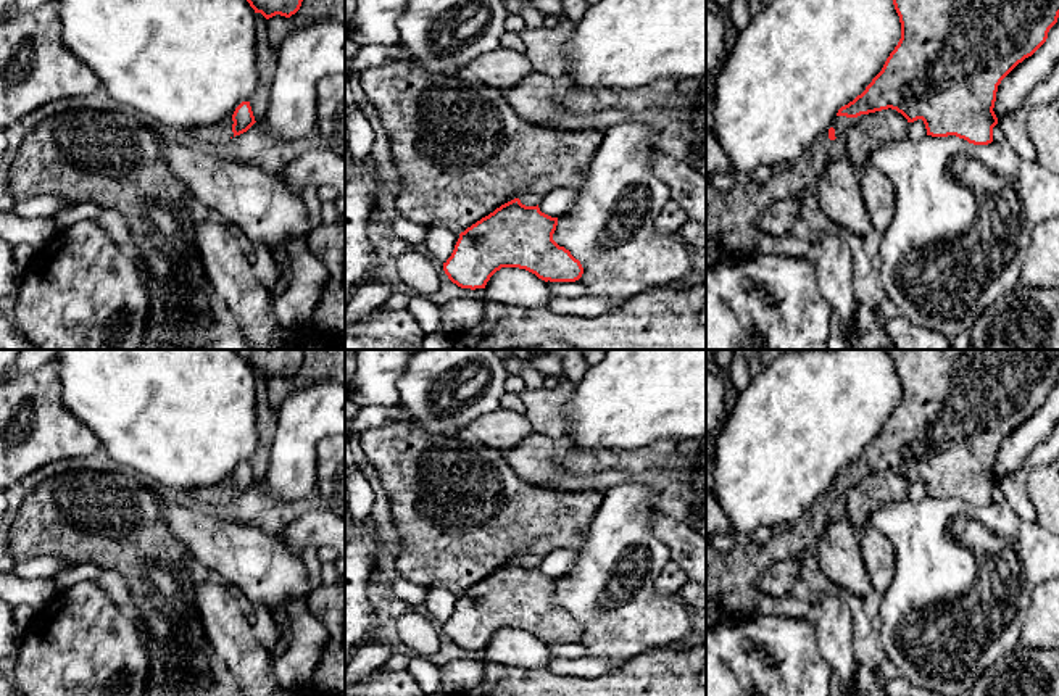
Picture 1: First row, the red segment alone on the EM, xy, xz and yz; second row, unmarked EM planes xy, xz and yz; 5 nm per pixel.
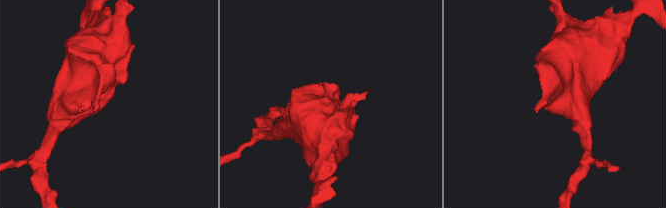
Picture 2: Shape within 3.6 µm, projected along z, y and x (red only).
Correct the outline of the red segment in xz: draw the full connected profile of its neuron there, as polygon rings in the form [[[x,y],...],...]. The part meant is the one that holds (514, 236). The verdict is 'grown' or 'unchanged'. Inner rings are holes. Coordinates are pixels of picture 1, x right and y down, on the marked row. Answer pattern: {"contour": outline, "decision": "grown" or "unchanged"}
{"contour": [[[514,198],[464,232],[443,263],[448,279],[461,288],[485,288],[501,267],[519,267],[545,282],[575,282],[583,267],[553,240],[558,218]]], "decision": "unchanged"}

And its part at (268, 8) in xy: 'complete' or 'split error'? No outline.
complete

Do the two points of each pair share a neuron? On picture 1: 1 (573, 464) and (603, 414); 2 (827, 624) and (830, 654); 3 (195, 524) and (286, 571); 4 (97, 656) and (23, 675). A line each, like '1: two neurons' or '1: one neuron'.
1: two neurons
2: one neuron
3: one neuron
4: one neuron

